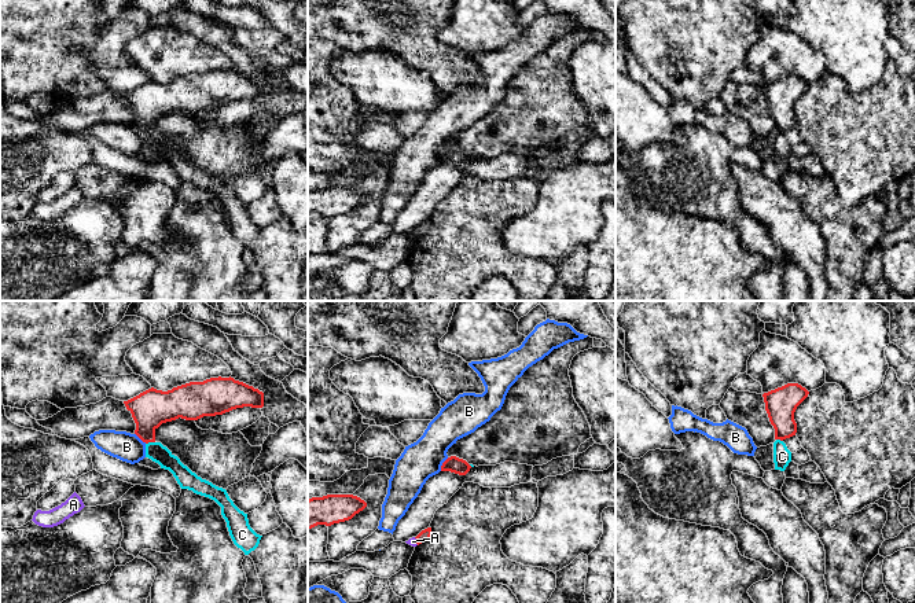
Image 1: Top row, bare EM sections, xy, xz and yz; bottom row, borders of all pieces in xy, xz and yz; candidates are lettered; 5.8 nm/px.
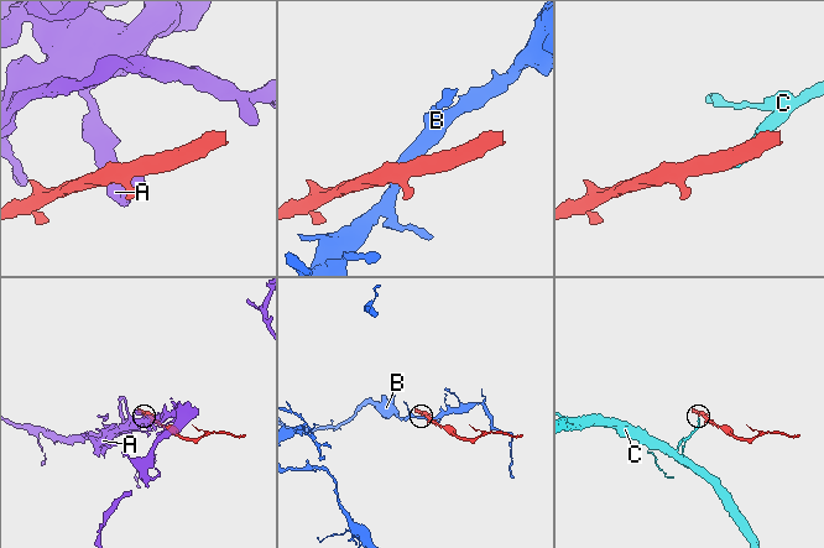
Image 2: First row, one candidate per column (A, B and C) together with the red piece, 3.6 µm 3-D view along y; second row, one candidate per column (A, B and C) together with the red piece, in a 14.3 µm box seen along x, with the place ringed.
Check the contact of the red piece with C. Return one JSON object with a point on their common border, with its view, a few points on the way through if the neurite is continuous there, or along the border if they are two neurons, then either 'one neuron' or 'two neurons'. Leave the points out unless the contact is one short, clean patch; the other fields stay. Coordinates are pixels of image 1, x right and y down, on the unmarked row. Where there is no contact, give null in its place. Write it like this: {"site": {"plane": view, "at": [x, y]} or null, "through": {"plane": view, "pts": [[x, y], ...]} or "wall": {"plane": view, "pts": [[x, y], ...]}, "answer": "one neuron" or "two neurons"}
{"site": {"plane": "xy", "at": [150, 133]}, "wall": {"plane": "xy", "pts": [[154, 133], [146, 136]]}, "answer": "two neurons"}

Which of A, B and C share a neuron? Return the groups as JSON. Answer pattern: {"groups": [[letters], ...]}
{"groups": [["A"], ["B"], ["C"]]}

